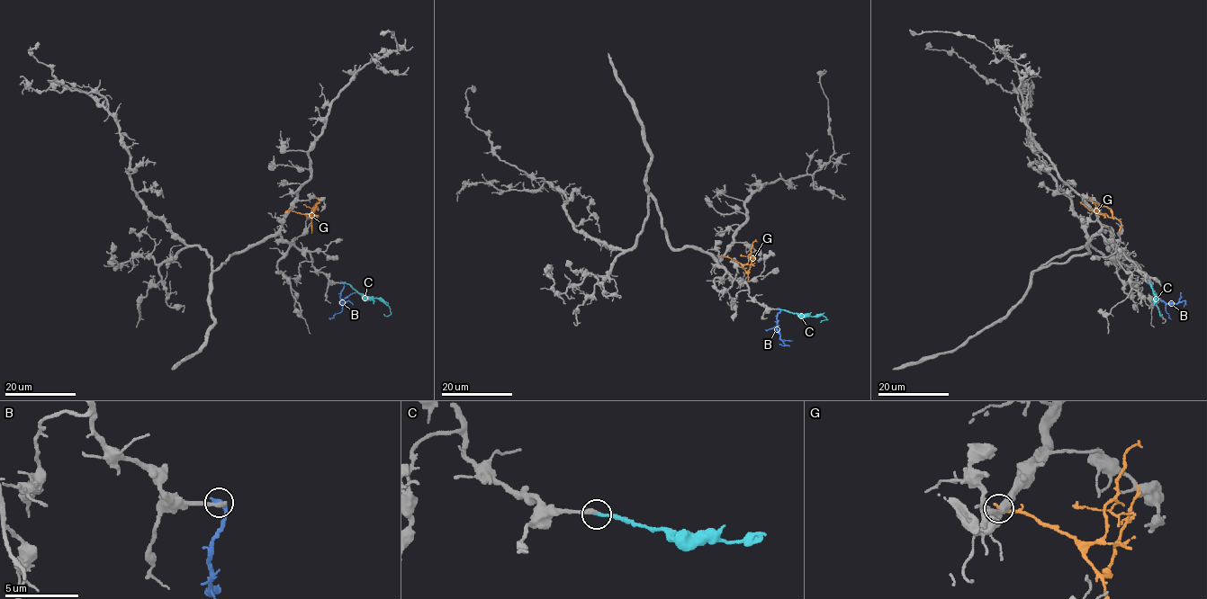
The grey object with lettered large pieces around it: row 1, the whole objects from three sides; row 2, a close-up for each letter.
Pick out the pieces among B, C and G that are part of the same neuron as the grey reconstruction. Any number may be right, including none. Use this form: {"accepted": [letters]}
{"accepted": ["C"]}

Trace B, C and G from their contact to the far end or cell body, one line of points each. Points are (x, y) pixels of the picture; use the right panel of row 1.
B: (1148, 282), (1153, 292), (1167, 303), (1176, 303), (1181, 292)
C: (1149, 282), (1160, 316), (1162, 314)
G: (1095, 212), (1112, 217), (1110, 209), (1094, 202), (1091, 197)

